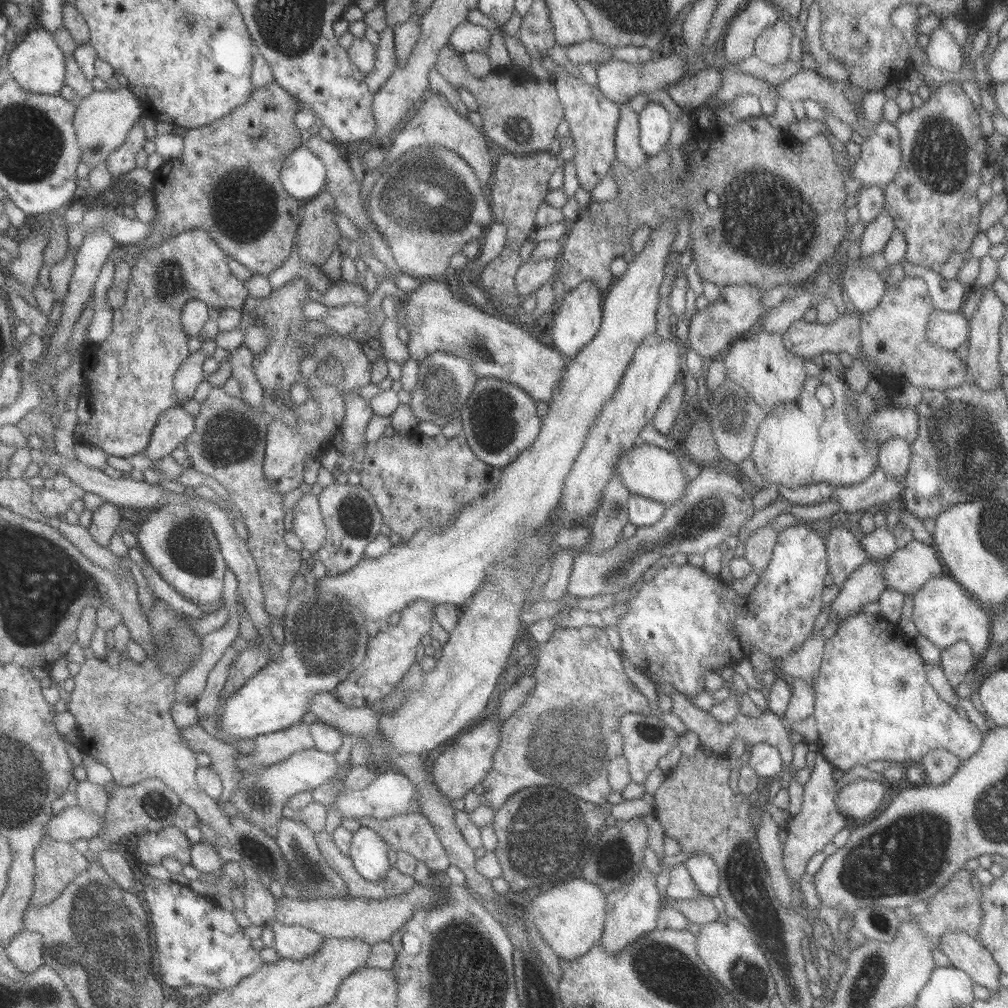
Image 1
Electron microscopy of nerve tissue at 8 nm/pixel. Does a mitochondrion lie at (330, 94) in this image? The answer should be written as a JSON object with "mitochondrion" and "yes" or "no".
{"mitochondrion":"no"}

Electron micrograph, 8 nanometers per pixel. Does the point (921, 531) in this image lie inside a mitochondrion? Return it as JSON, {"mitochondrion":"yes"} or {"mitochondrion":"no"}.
{"mitochondrion":"no"}

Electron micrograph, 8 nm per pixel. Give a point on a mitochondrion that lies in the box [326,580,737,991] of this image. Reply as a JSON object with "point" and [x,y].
{"point":[550,833]}

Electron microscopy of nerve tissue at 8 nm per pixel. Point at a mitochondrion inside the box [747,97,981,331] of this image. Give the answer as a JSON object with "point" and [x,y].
{"point":[941,158]}

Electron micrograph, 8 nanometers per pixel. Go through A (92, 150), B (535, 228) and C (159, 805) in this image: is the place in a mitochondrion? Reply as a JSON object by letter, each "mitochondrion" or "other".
{"A":"mitochondrion","B":"other","C":"other"}

